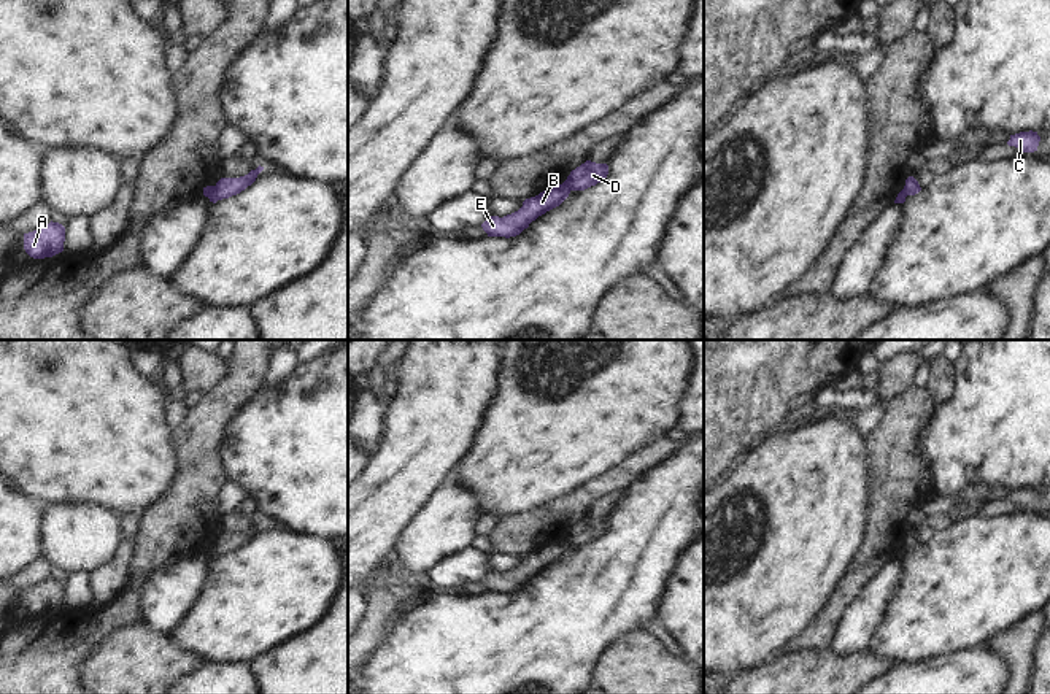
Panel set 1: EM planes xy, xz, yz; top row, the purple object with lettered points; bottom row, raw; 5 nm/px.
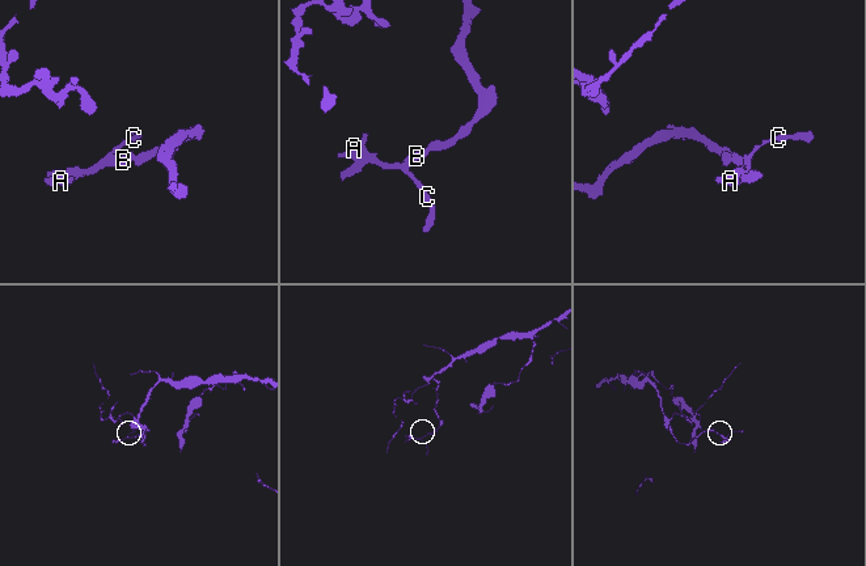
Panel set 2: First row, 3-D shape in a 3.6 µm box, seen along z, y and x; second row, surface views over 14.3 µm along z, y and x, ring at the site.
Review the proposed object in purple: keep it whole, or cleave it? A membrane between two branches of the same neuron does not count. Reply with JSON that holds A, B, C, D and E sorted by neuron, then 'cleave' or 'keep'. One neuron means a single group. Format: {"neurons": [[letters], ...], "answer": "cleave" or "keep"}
{"neurons": [["A", "B", "C", "E"], ["D"]], "answer": "cleave"}

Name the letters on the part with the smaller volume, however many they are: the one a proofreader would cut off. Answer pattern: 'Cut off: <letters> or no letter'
Cut off: A, B, C, E

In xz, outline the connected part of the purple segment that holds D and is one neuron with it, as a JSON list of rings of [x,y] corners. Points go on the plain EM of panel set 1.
[[[586,516],[585,519],[581,519],[580,522],[570,527],[564,540],[570,546],[585,546],[604,537],[607,530],[608,530],[607,519],[596,519],[596,518]]]

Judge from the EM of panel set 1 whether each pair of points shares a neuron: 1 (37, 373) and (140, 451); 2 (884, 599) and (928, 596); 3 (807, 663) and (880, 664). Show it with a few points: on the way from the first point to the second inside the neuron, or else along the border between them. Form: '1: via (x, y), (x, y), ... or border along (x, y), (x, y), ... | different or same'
1: via (62, 399), (115, 448) | same
2: border along (904, 561), (904, 580), (899, 594), (877, 629) | different
3: via (825, 666), (863, 666) | same

